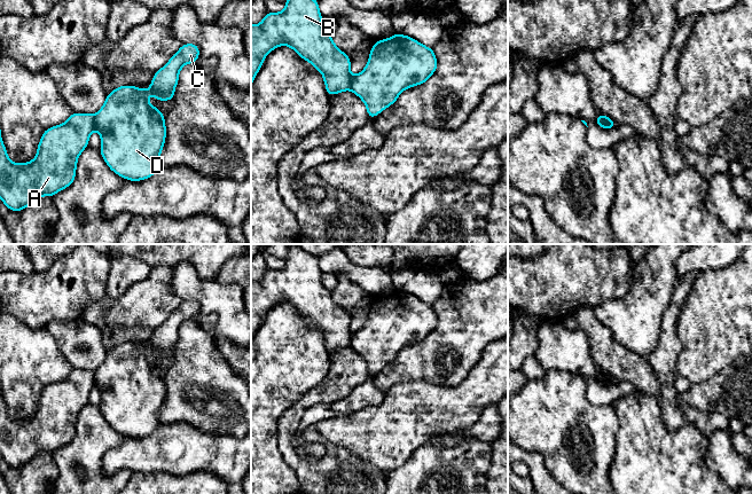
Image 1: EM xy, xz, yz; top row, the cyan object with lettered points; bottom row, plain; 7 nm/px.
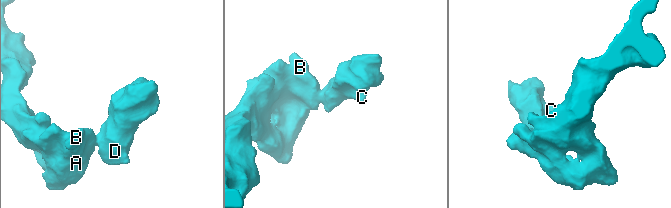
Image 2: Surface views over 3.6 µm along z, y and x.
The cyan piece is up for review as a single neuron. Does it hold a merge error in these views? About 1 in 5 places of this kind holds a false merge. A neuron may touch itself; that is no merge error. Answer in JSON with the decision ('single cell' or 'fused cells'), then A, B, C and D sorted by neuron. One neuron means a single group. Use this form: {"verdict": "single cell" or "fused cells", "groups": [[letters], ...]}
{"verdict": "fused cells", "groups": [["A", "B"], ["C", "D"]]}

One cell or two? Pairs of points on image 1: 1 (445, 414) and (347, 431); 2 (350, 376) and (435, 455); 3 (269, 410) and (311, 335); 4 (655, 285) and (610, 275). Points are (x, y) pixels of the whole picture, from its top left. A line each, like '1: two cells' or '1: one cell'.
1: one cell
2: two cells
3: one cell
4: two cells

